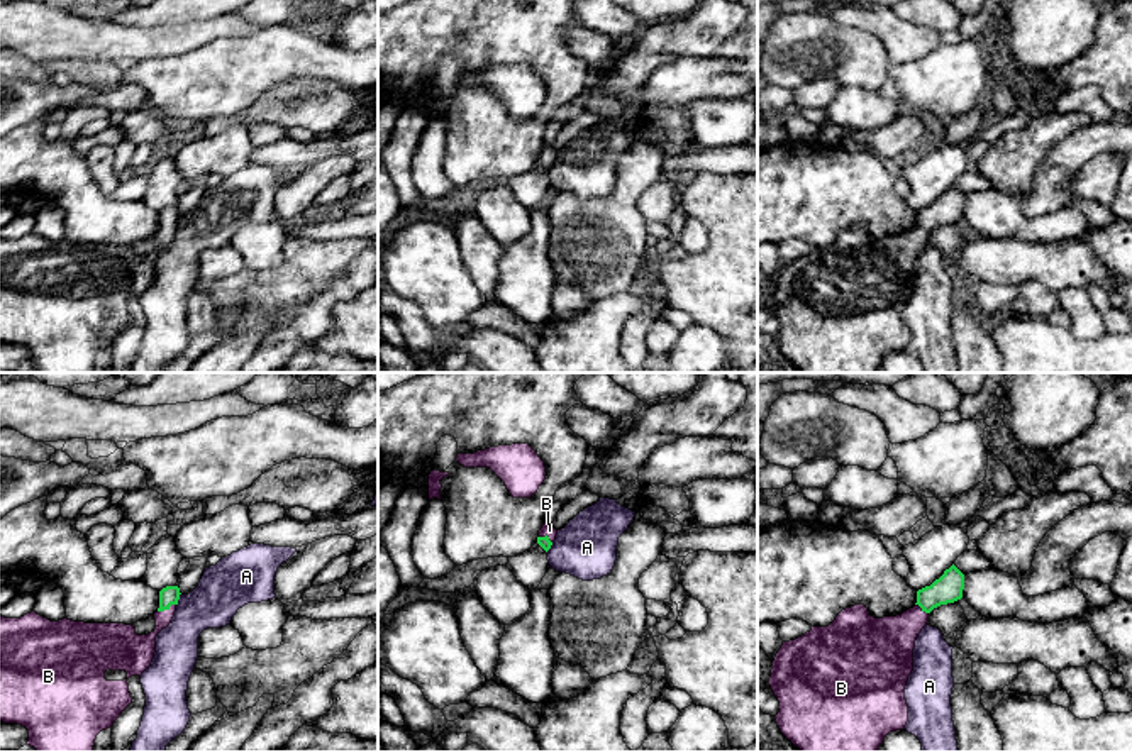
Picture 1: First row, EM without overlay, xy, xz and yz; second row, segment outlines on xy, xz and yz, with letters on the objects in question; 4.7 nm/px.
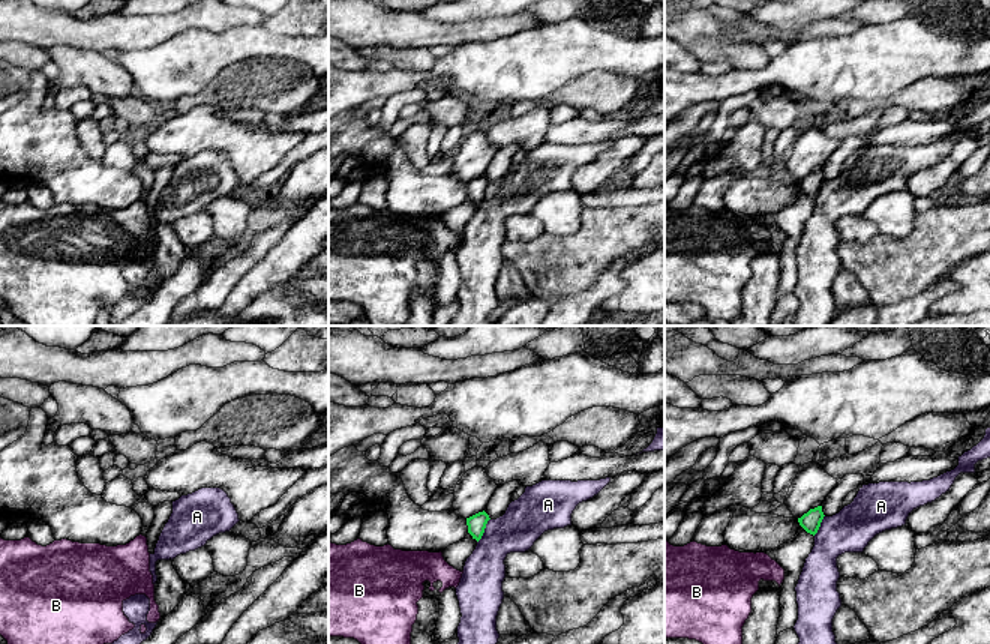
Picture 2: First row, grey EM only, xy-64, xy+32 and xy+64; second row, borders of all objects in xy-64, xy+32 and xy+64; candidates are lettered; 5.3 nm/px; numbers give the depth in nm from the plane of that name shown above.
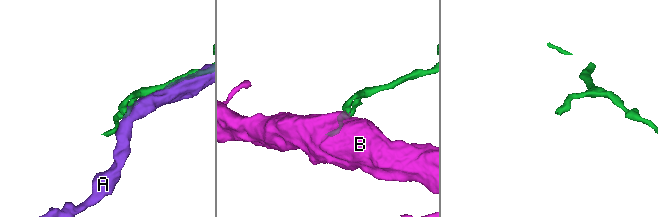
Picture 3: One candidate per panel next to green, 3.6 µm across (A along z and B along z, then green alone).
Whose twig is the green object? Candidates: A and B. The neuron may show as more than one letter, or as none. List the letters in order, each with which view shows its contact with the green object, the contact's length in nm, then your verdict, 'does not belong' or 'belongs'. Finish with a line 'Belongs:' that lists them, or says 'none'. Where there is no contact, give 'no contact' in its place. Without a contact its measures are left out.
A: contact in xy; length 70 nm; does not belong
B: contact in xy; length 100 nm; belongs
Belongs: B

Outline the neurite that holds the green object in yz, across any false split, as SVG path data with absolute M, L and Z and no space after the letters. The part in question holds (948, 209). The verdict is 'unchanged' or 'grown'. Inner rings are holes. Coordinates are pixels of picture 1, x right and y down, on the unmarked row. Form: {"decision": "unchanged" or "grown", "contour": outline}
{"decision": "grown", "contour": "M952 185L930 207L917 212L913 229L896 237L874 239L864 225L842 230L829 247L812 247L805 256L783 263L778 271L769 307L780 322L774 337L781 354L802 373L878 373L890 352L903 351L908 342L905 307L913 291L915 261L929 242L929 234L963 218L964 195Z"}

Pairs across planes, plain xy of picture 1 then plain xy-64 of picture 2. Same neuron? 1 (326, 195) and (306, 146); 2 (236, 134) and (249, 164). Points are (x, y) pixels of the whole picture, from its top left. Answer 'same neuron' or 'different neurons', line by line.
1: same neuron
2: same neuron

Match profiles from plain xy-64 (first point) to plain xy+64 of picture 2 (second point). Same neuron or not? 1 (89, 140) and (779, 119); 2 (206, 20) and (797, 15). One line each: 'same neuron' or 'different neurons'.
1: different neurons
2: different neurons

